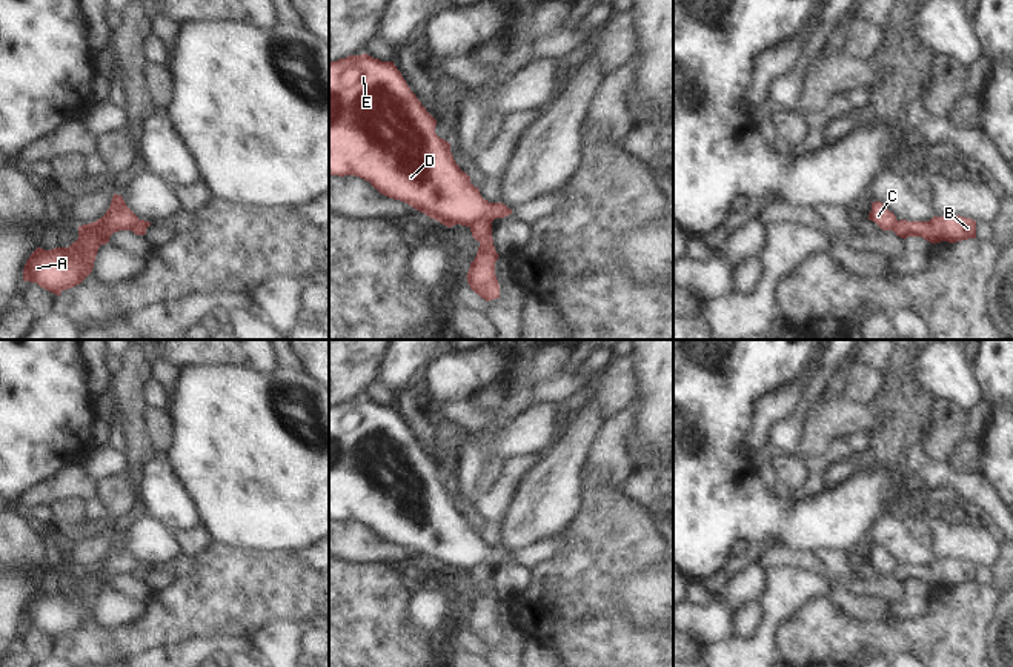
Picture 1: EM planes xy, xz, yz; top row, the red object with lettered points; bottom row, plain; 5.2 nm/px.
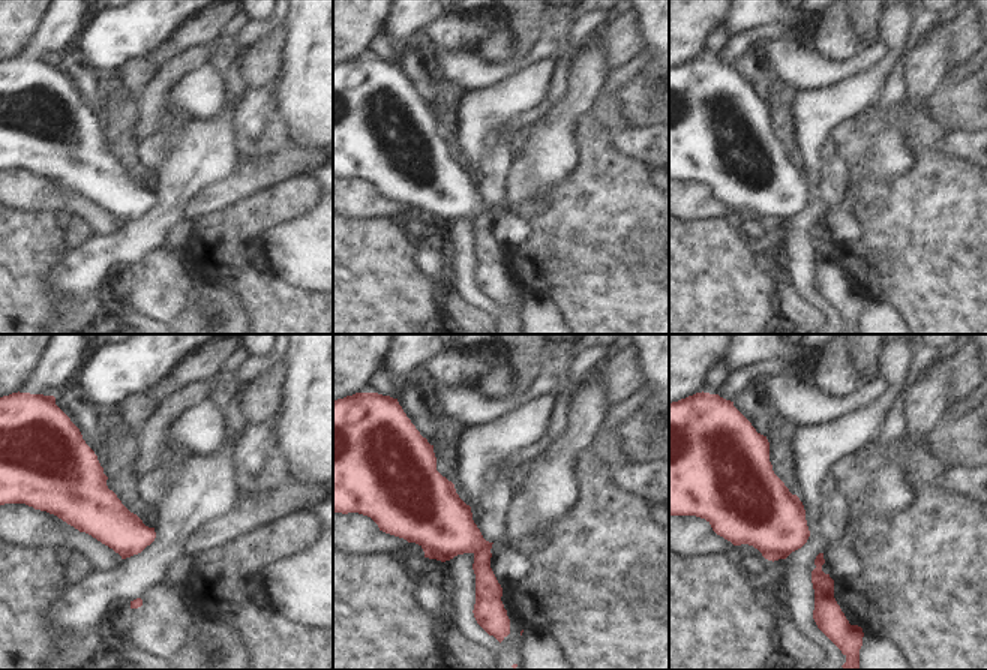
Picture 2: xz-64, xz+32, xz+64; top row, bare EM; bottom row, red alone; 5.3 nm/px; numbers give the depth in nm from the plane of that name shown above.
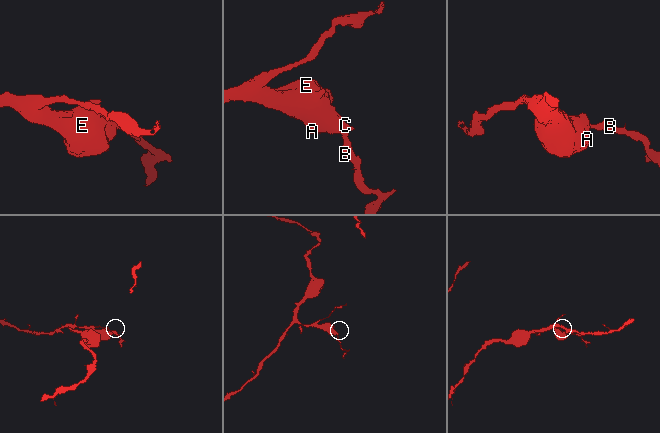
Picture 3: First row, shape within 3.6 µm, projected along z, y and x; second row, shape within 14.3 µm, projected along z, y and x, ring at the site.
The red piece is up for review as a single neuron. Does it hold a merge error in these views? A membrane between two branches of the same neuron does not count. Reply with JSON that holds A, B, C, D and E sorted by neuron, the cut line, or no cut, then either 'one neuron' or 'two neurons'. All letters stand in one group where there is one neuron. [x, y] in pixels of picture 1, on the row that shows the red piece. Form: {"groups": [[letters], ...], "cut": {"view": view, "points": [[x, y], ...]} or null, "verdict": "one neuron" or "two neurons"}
{"groups": [["A", "C", "D", "E"], ["B"]], "cut": {"view": "xz", "points": [[491, 220], [474, 220], [468, 226]]}, "verdict": "two neurons"}

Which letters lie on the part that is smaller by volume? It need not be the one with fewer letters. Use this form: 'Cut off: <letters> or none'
Cut off: B.

